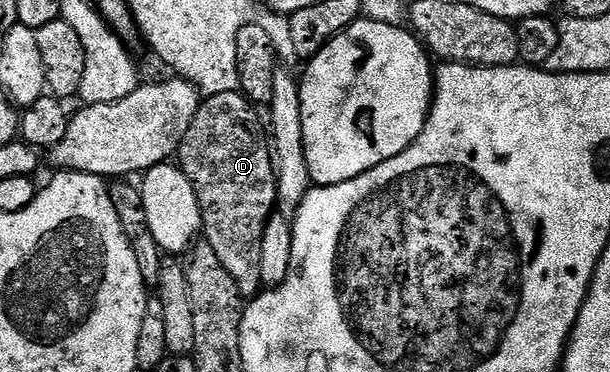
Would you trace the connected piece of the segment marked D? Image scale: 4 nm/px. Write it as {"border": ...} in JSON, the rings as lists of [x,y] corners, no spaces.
{"border":[[[238,91],[205,96],[198,104],[196,117],[192,117],[192,125],[188,125],[188,133],[184,133],[184,141],[180,141],[176,156],[177,166],[188,177],[200,205],[204,241],[212,245],[216,257],[220,257],[220,263],[228,269],[228,277],[236,281],[236,289],[240,289],[243,297],[253,297],[263,290],[260,277],[261,245],[264,229],[278,205],[276,160],[272,154],[267,124],[263,116],[262,119],[258,116],[258,111],[259,108]]]}

